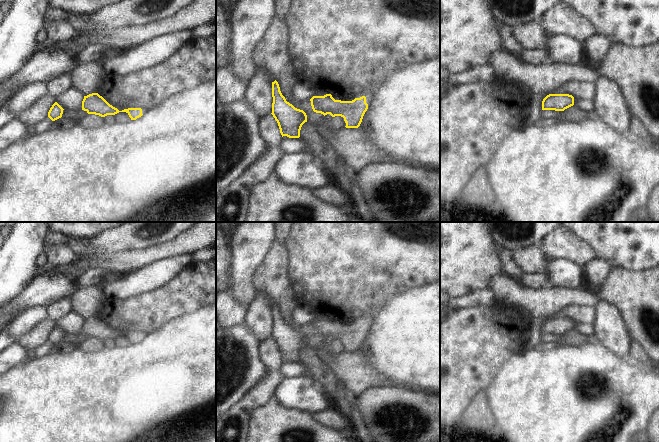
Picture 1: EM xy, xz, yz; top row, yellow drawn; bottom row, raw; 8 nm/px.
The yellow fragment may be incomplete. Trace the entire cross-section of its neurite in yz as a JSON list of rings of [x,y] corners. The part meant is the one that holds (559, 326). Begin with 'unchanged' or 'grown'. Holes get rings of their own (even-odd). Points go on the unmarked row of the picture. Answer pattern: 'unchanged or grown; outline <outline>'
unchanged; outline [[[549,318],[542,325],[542,334],[564,335],[574,329],[574,321],[569,318]]]

